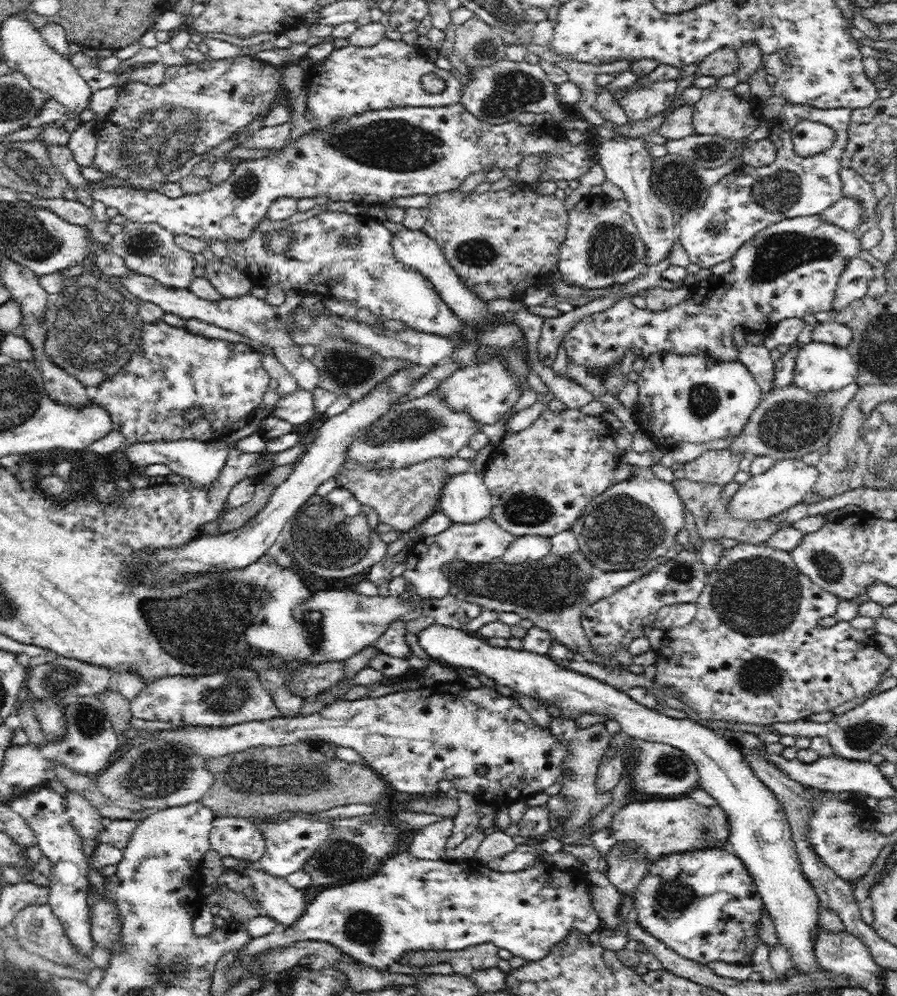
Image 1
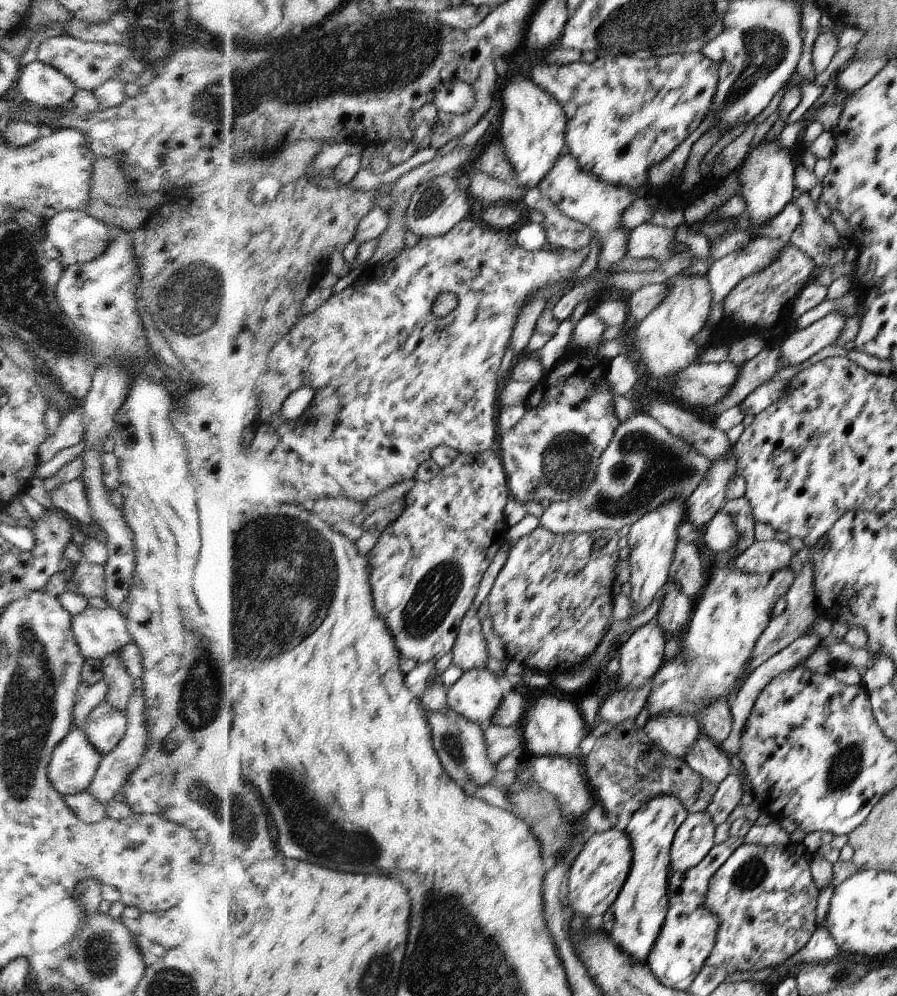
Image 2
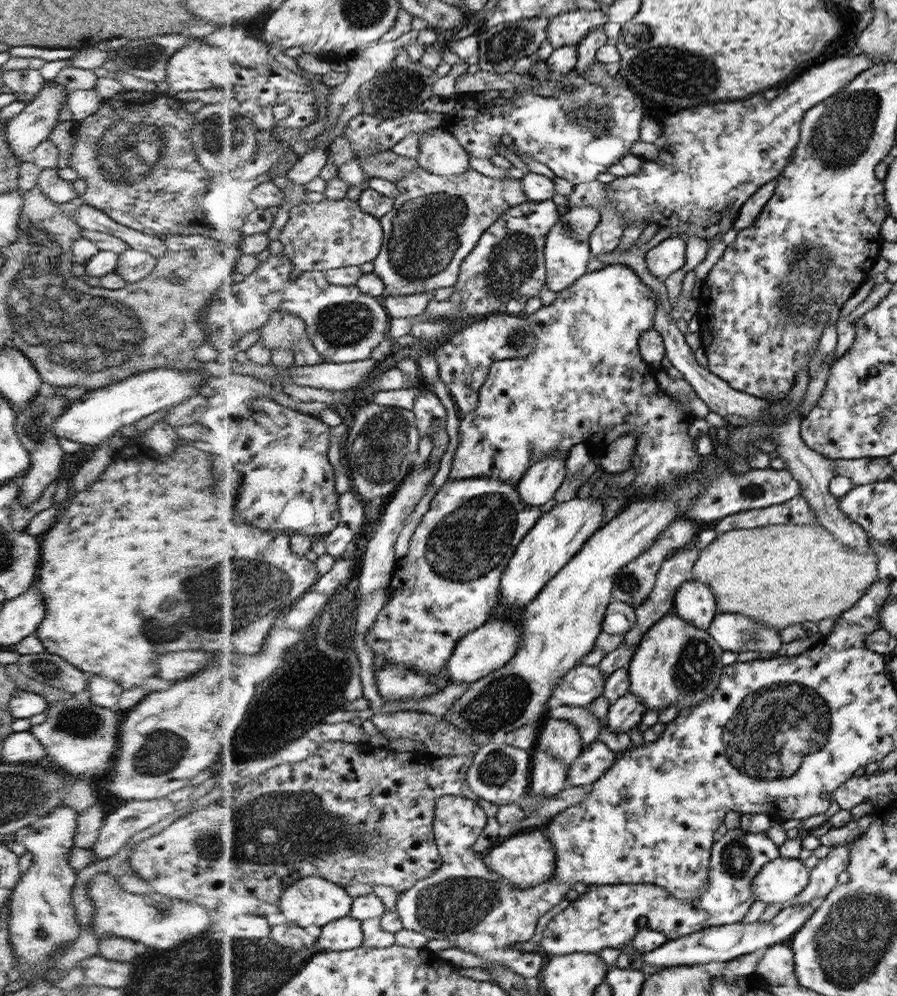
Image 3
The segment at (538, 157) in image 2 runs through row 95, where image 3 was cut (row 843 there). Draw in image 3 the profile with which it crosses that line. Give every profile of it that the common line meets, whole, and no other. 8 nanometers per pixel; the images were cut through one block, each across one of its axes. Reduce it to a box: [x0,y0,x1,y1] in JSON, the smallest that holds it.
[484,827,557,888]

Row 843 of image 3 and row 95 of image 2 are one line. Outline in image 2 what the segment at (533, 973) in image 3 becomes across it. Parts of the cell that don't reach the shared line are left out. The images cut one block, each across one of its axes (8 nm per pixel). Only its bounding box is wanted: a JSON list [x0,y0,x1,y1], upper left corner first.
[434,80,474,115]

